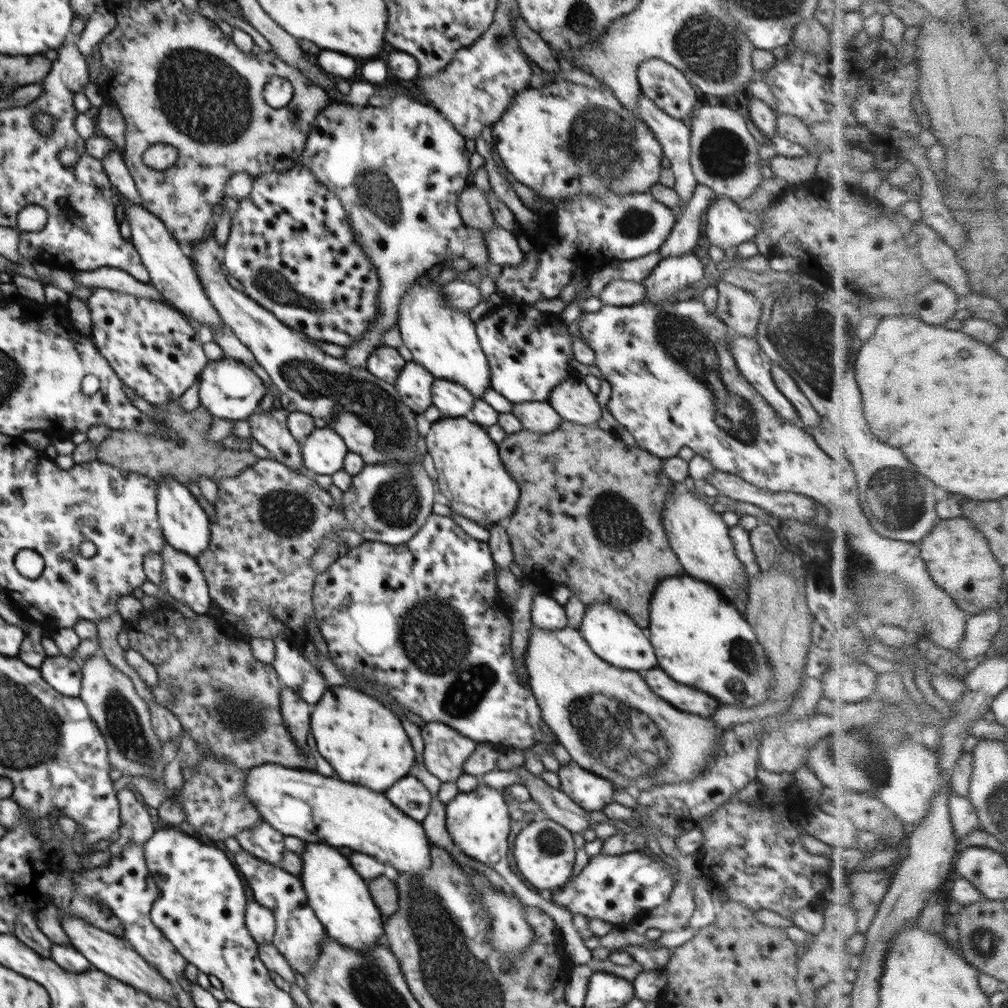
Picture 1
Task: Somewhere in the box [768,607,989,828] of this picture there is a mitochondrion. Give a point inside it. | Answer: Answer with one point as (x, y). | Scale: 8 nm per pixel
(870, 765)

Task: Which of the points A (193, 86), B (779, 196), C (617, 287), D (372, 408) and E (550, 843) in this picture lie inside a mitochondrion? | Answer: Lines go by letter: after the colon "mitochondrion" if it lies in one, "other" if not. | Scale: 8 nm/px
A: mitochondrion
B: other
C: other
D: mitochondrion
E: mitochondrion

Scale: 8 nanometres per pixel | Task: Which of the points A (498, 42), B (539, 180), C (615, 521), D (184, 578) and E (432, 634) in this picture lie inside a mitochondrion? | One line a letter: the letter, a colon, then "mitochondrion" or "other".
A: mitochondrion
B: other
C: mitochondrion
D: other
E: mitochondrion

